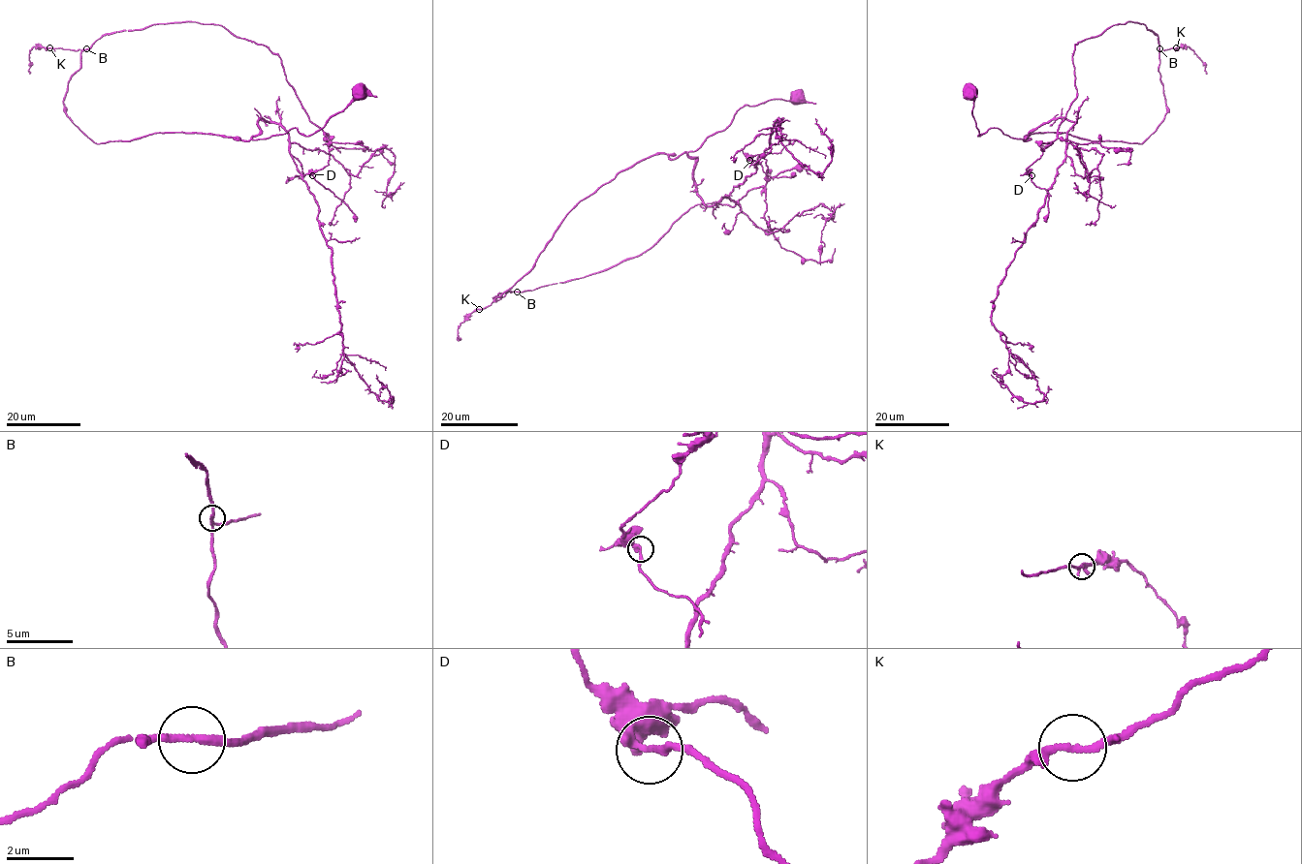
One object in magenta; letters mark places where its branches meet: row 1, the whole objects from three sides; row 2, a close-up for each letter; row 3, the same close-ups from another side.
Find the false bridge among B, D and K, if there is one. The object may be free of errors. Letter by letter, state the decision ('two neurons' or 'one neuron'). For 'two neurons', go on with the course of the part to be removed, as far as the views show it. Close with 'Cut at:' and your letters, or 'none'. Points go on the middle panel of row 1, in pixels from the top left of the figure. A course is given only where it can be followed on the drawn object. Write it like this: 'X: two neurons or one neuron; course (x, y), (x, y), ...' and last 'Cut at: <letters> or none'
B: one neuron
D: one neuron
K: one neuron
Cut at: none

